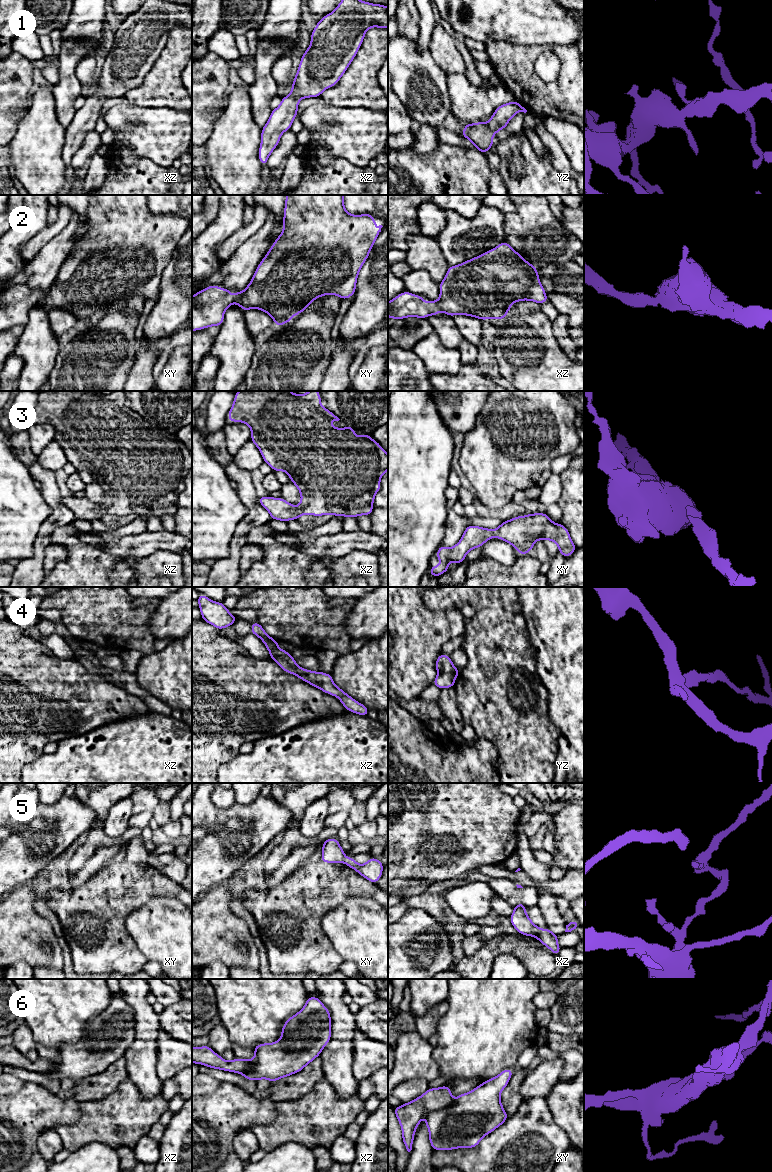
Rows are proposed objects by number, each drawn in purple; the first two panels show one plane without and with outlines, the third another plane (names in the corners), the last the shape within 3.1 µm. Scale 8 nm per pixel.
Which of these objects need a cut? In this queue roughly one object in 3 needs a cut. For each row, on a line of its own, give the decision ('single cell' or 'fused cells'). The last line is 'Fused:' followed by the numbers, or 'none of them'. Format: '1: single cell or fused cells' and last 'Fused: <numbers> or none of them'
1: single cell
2: single cell
3: single cell
4: fused cells
5: fused cells
6: single cell
Fused: 4, 5

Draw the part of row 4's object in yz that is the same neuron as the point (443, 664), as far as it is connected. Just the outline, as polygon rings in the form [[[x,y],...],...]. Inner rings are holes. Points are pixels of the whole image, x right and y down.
[[[440,654],[436,660],[435,666],[438,673],[451,673],[455,677],[461,672],[455,668],[449,655]]]

